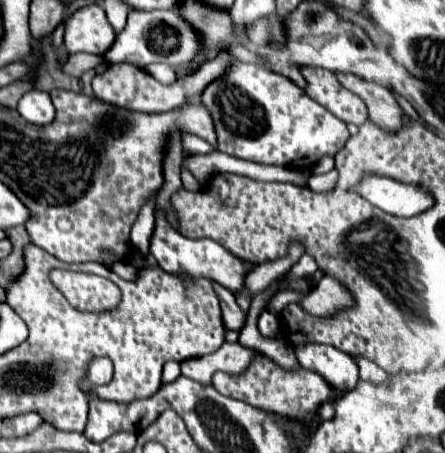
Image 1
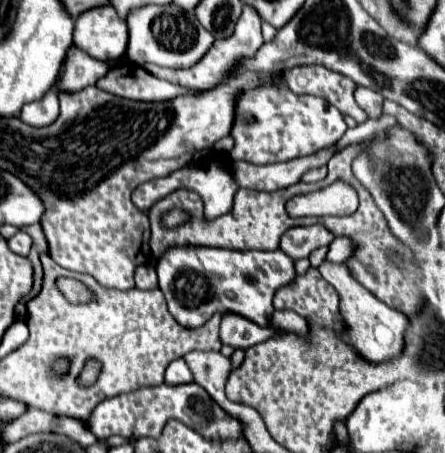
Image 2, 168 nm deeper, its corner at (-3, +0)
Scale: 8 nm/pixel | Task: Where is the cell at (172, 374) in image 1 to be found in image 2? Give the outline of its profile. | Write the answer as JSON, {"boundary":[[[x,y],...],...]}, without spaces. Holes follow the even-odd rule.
{"boundary":[[[175,360],[167,366],[165,370],[165,382],[167,384],[187,384],[193,382],[193,374],[189,370],[189,366],[185,364],[185,360]]]}

